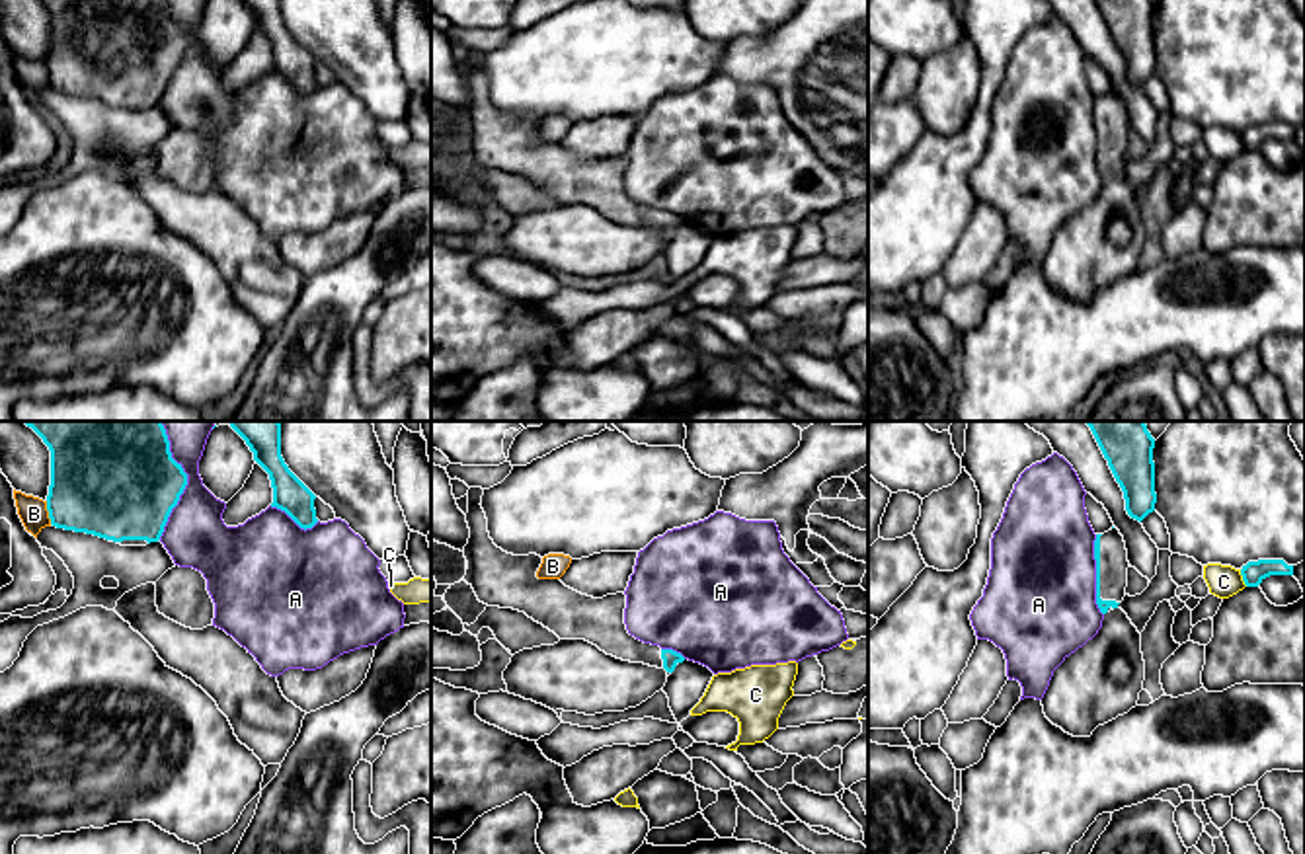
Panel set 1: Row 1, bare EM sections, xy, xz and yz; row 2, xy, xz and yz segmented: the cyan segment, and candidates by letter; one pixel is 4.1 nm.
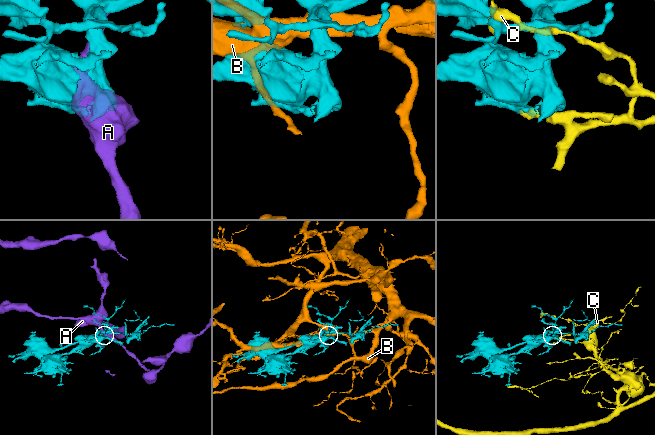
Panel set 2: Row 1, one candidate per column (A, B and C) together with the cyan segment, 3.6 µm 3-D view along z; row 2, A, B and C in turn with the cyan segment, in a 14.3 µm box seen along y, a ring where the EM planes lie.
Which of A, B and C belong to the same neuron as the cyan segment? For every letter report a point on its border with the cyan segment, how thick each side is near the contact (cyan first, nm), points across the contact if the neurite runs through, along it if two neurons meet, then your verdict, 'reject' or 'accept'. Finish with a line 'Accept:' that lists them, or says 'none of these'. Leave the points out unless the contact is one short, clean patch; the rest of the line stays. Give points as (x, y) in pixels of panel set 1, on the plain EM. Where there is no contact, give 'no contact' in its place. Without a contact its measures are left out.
A: xy (184, 51) | 440/260 nm | reject
B: xy (49, 77) | 400/120 nm | reject
C: yz (1243, 141) | 90/140 nm | reject
Accept: none of these

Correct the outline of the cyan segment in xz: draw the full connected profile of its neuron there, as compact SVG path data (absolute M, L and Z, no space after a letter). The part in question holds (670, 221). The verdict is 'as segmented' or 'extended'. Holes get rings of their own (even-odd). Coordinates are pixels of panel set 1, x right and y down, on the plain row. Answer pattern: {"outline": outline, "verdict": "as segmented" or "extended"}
{"outline": "M482 51L468 53L470 101L462 113L468 125L464 144L480 166L525 175L560 203L585 203L616 222L665 232L667 240L685 224L673 213L644 207L628 197L624 156L603 162L581 158L560 142L538 142L540 119L513 119L497 111L488 96L482 58Z", "verdict": "extended"}

